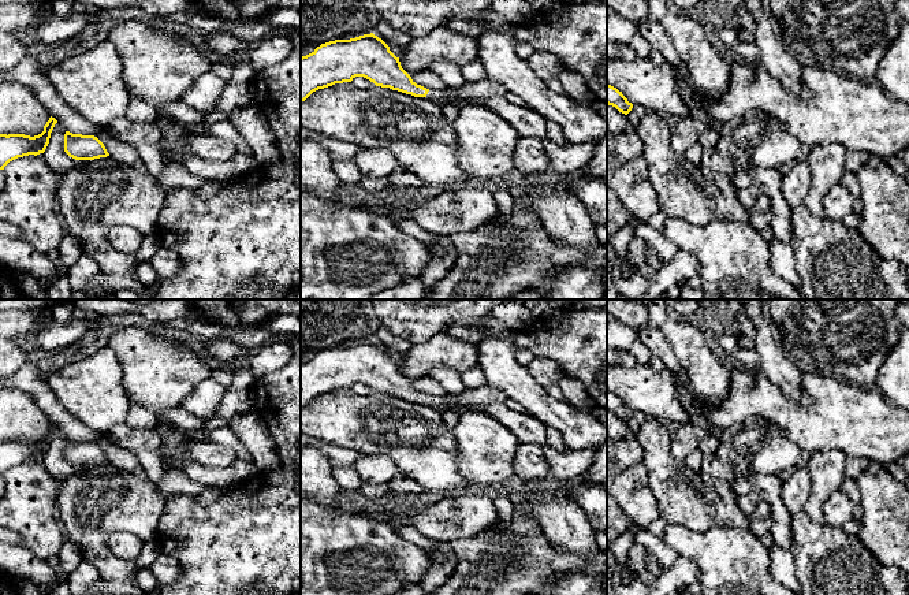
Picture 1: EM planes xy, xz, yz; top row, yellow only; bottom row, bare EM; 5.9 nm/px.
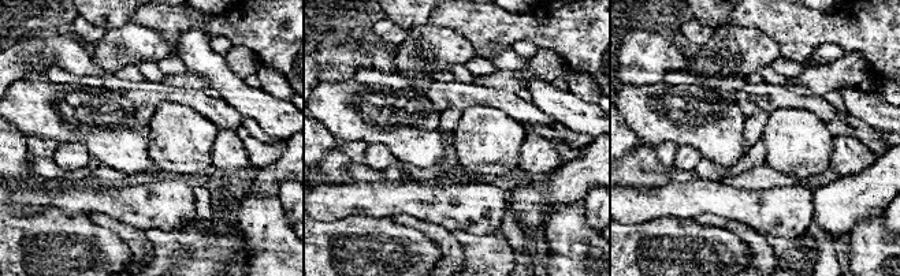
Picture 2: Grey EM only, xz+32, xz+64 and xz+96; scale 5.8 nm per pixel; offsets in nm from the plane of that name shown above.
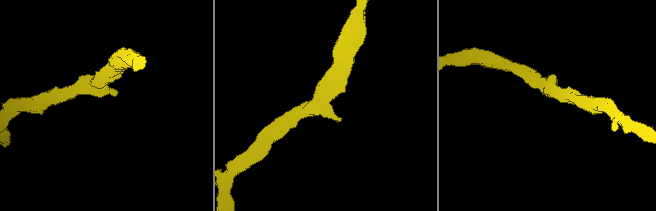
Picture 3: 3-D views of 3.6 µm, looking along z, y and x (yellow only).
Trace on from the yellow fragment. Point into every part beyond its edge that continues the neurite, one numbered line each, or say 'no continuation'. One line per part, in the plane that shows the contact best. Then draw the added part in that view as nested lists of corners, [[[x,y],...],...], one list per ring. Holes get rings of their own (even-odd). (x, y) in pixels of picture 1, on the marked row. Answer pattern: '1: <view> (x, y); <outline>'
1: xz (528, 123); [[[429,89],[426,98],[433,101],[440,109],[447,105],[454,105],[458,111],[470,103],[478,103],[480,105],[492,109],[502,119],[510,123],[521,137],[534,137],[540,141],[550,140],[547,131],[547,122],[543,116],[529,109],[526,105],[515,105],[506,97],[496,96],[483,100],[467,100],[452,94],[452,89]]]

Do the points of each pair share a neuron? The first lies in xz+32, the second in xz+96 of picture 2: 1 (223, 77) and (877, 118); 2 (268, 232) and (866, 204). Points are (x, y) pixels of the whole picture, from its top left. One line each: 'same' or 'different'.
1: same
2: different

